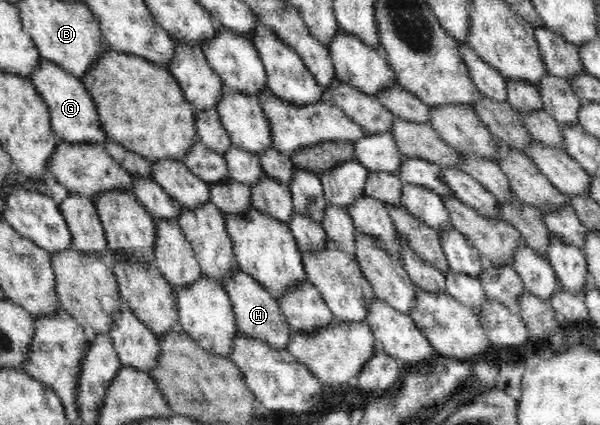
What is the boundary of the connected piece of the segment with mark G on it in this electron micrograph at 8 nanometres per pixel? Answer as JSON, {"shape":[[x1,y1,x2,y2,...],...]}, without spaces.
{"shape":[[40,57,40,67,29,78,50,110,50,125,54,133,68,143,99,143,104,146,108,136,100,124,98,107,80,78,70,75,55,63]]}

